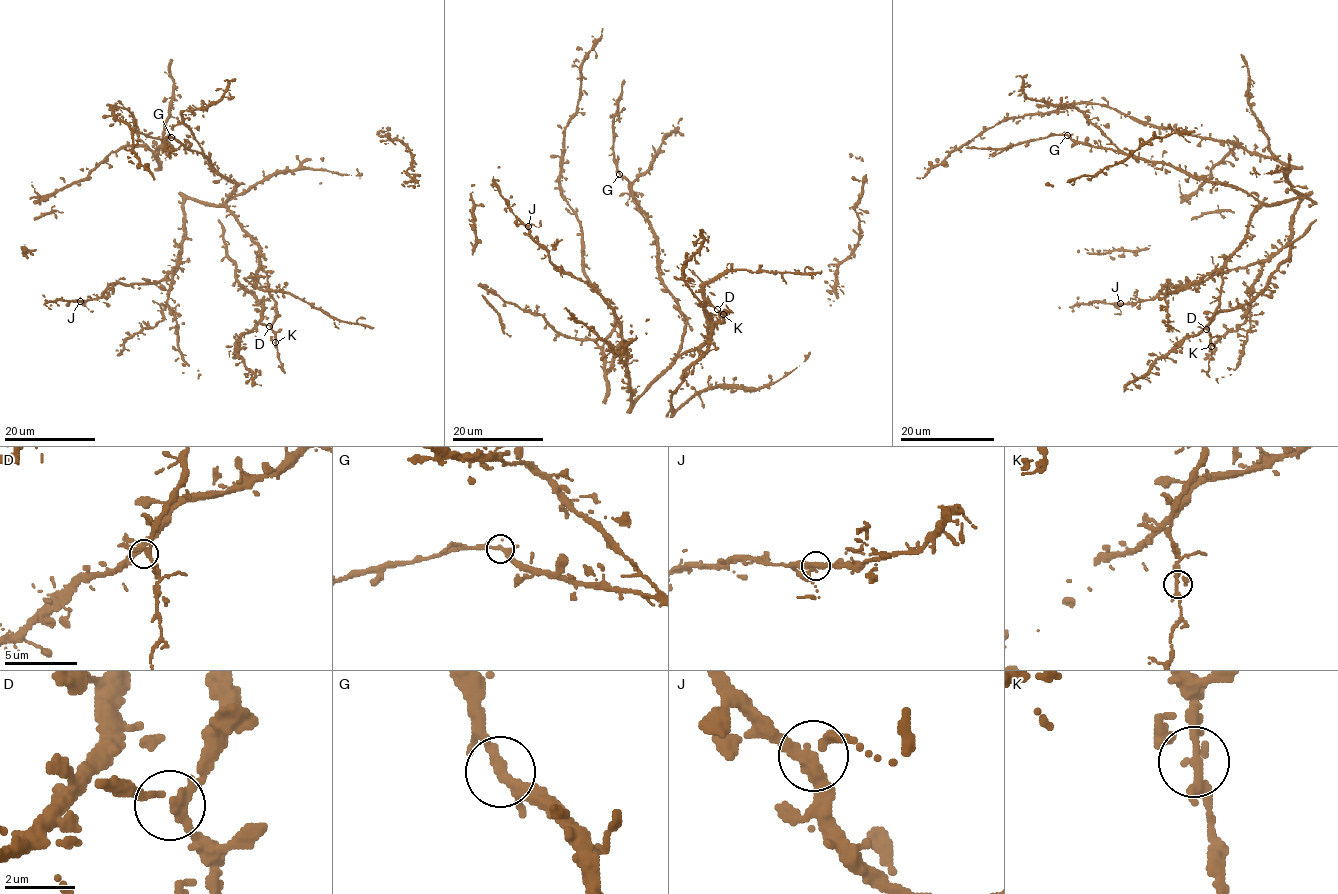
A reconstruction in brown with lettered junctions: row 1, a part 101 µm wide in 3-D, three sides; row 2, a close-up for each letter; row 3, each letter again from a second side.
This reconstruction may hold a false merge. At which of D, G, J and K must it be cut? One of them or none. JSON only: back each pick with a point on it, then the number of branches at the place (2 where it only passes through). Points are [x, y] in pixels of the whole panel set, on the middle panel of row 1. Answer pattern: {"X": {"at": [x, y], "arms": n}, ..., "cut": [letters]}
{"cut": []}

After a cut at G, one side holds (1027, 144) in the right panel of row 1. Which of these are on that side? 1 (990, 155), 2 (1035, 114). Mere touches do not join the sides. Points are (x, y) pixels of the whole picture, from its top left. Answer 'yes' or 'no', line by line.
1: yes
2: no

